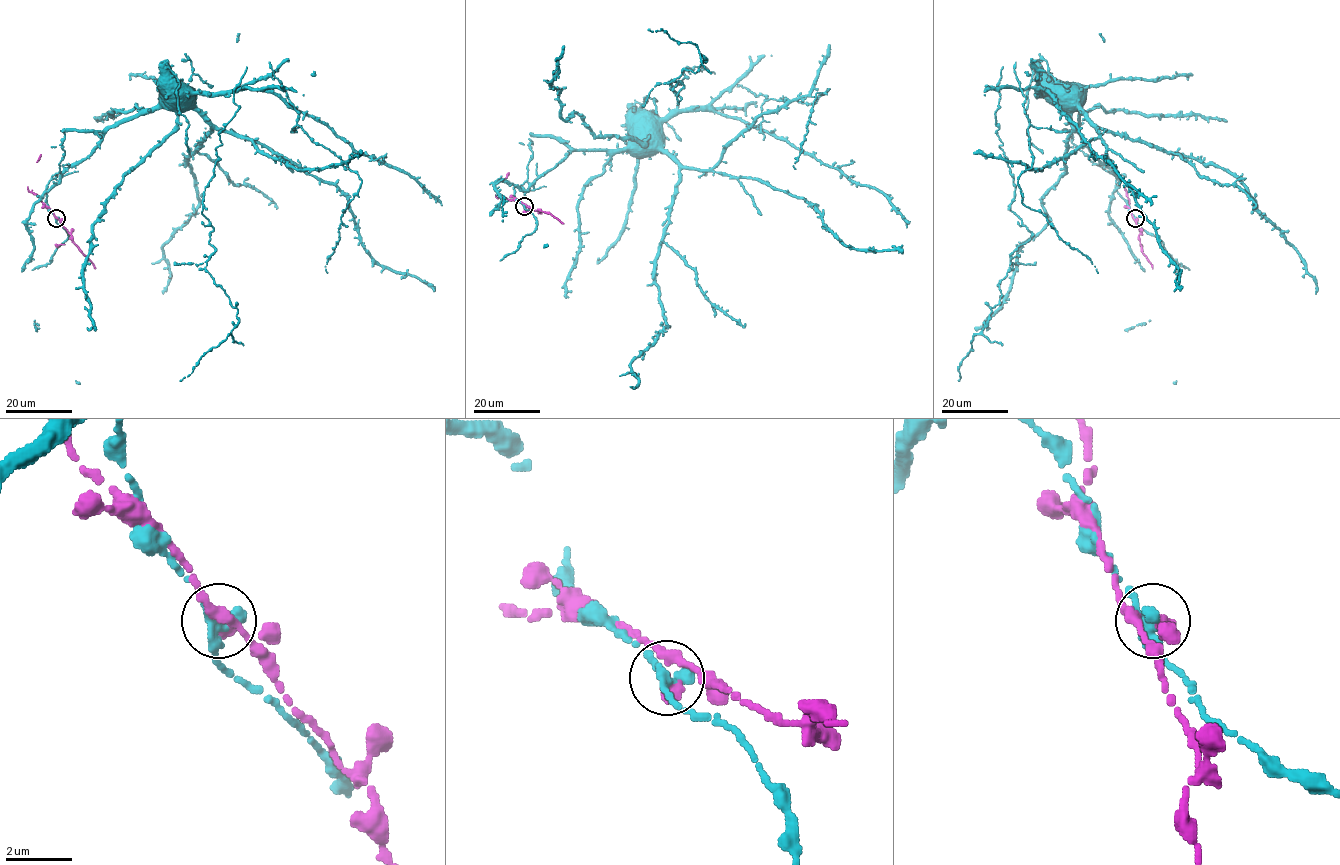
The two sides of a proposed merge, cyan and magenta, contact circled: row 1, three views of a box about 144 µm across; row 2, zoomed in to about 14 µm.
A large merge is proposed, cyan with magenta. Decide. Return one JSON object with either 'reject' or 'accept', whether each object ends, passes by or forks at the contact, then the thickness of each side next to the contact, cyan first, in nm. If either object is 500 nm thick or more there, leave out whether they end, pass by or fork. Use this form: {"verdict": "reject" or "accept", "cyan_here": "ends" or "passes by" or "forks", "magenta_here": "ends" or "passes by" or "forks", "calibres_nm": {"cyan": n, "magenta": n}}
{"verdict": "reject", "cyan_here": "passes by", "magenta_here": "passes by", "calibres_nm": {"cyan": 360, "magenta": 360}}

